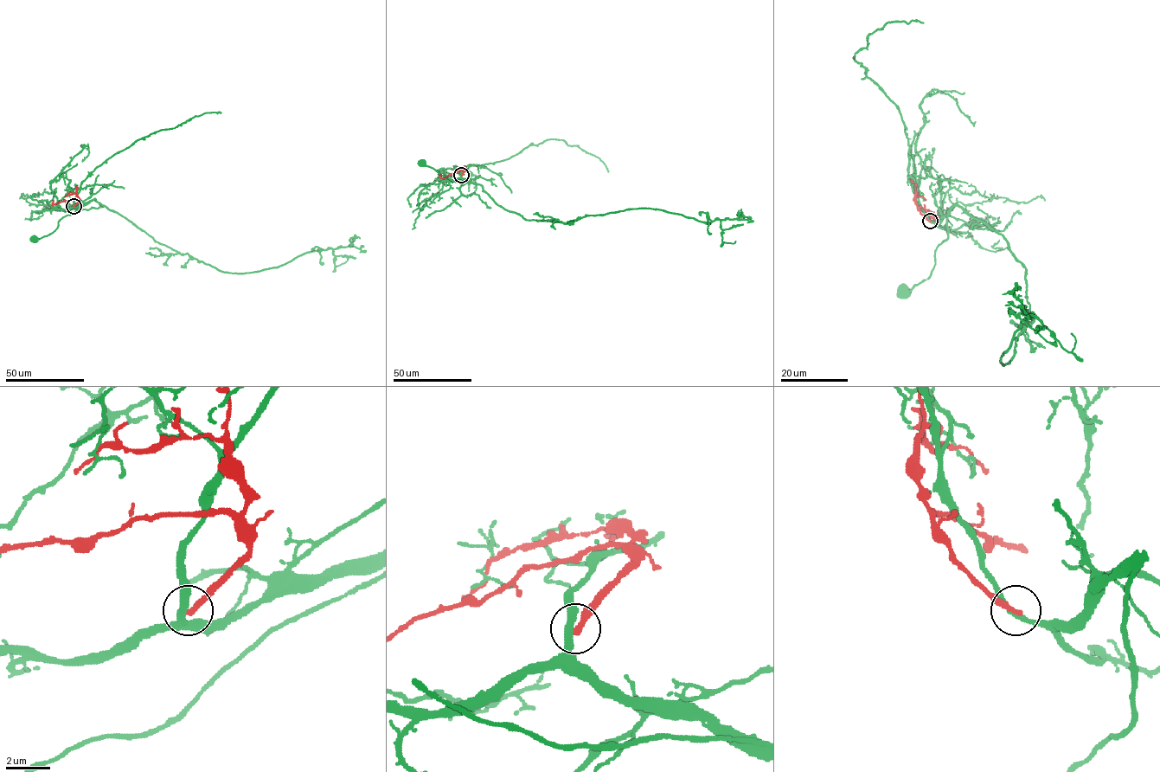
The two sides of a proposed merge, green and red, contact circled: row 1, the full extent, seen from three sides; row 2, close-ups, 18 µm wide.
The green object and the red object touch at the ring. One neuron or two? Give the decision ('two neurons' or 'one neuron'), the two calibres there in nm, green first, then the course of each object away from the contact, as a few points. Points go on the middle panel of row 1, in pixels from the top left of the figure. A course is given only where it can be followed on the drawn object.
two neurons; 280 nm thick on the green side, 260 nm on the other; green runs (461, 175), (474, 183), (454, 182), (422, 162); red runs (461, 175), (465, 170), (458, 170), (442, 178), (441, 174)

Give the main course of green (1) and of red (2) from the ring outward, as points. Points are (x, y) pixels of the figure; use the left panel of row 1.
1: (73, 206), (86, 203), (62, 217), (53, 232), (35, 239)
2: (73, 206), (78, 202), (76, 199), (54, 204), (54, 201)

